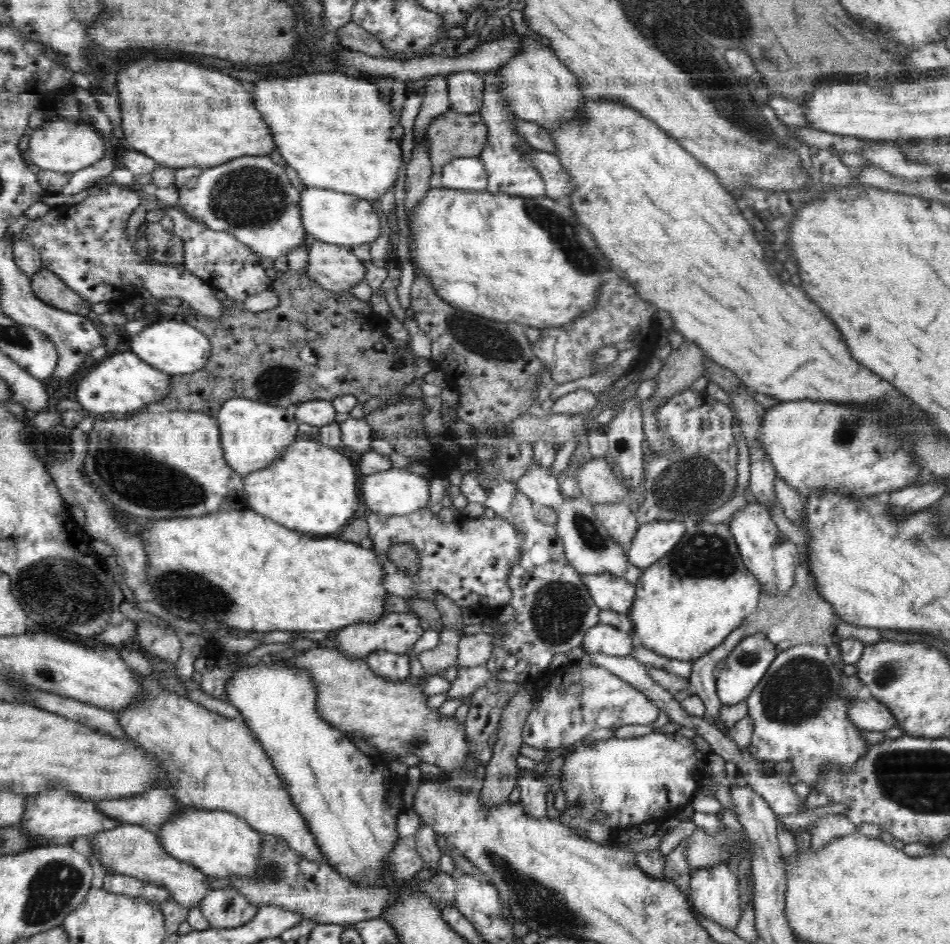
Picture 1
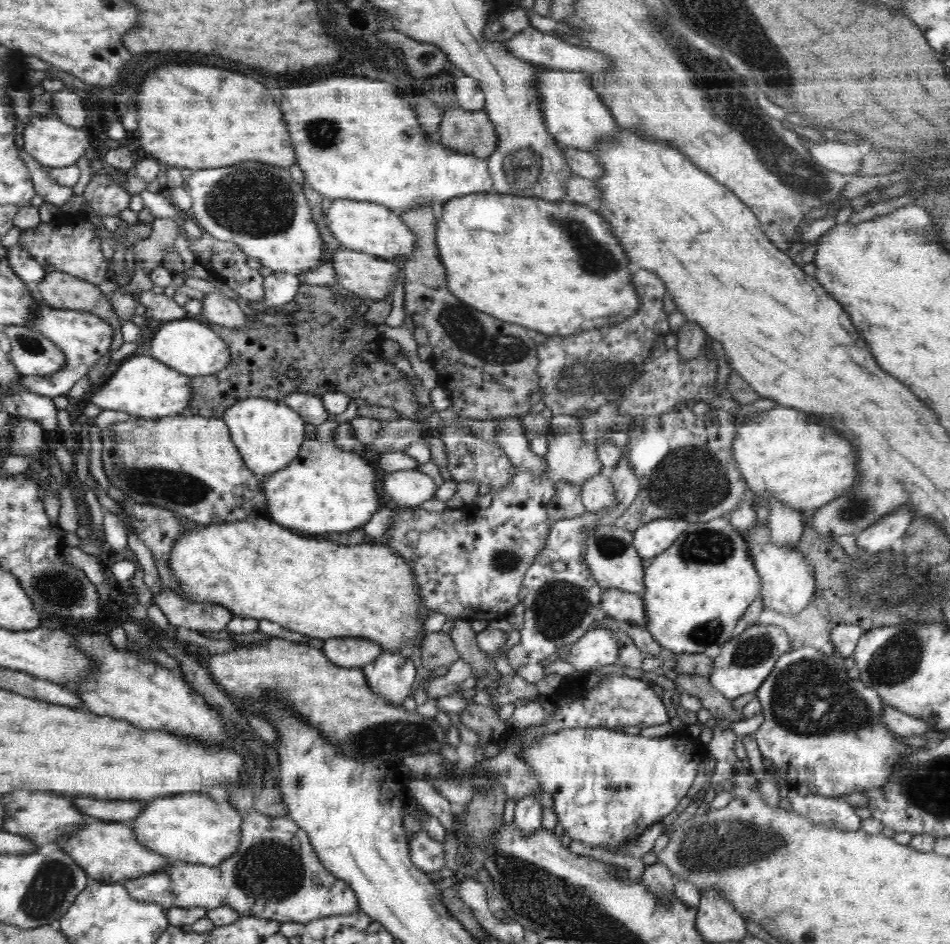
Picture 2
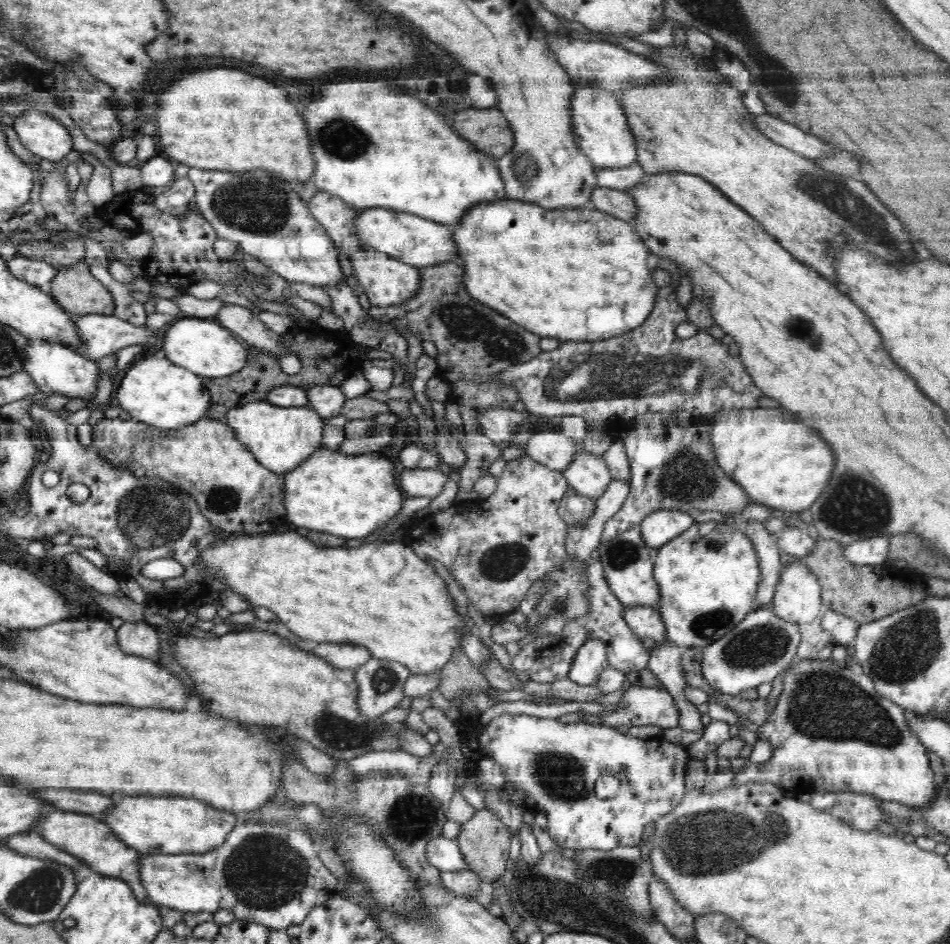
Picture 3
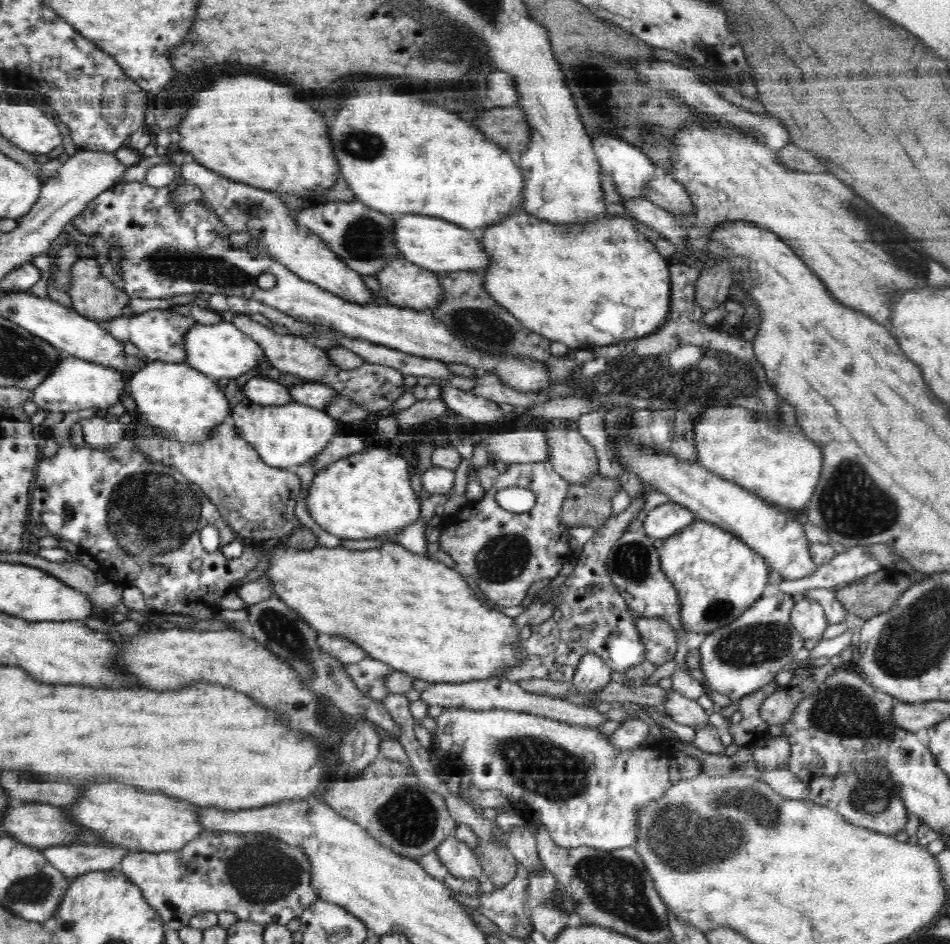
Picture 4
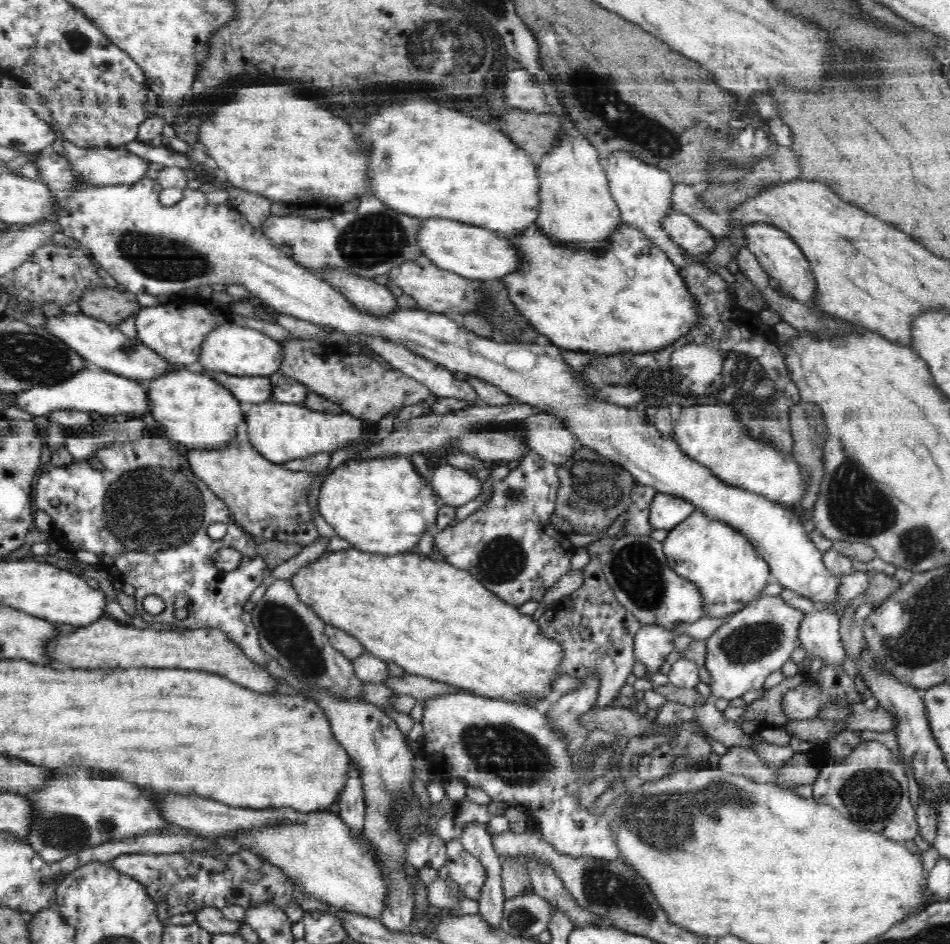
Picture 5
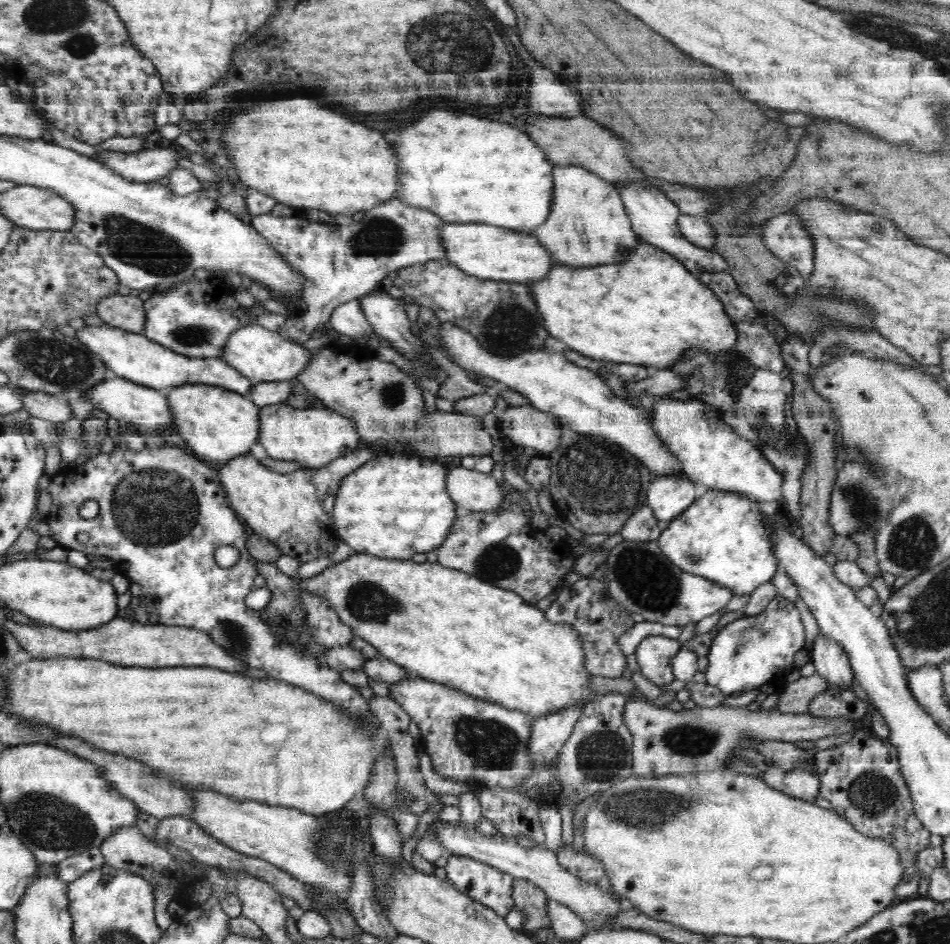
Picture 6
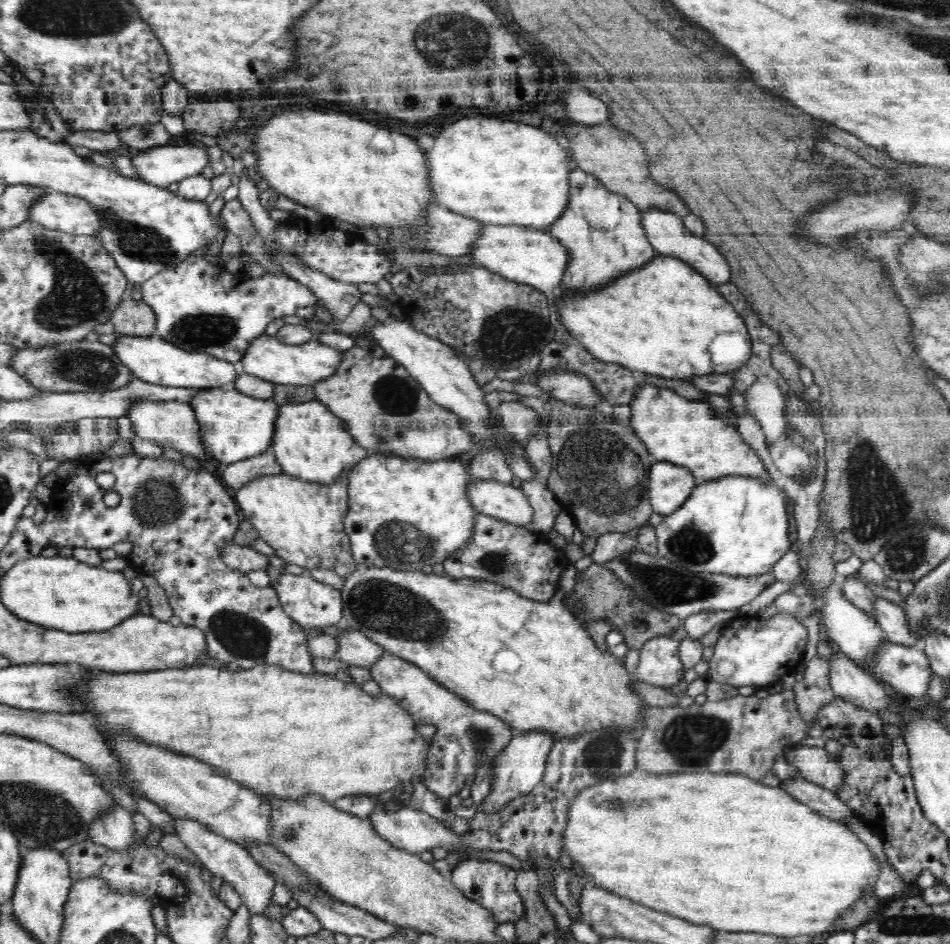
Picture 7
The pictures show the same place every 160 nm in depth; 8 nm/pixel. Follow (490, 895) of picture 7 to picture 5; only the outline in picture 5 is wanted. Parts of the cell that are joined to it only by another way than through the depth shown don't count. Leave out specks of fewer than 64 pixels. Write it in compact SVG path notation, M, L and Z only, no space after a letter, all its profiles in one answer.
M459 838L445 843L446 868L452 881L459 885L461 892L472 900L480 900L488 880L488 871L473 854L464 848Z

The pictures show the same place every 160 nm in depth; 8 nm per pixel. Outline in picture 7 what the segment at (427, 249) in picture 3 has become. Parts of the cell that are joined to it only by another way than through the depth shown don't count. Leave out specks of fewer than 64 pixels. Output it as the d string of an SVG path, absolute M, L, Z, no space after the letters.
M489 225L469 253L476 267L487 268L511 281L537 287L547 296L551 306L556 306L555 291L570 261L570 250L553 235L532 227Z

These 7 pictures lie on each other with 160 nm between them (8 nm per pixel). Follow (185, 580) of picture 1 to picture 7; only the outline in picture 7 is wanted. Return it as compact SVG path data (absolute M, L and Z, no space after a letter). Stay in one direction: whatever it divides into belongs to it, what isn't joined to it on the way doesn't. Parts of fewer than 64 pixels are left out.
M570 564L562 572L560 588L550 601L537 602L490 582L446 578L446 574L422 574L422 571L366 569L358 565L343 580L342 621L365 634L382 650L417 665L474 709L498 717L515 732L544 732L556 740L566 740L584 736L588 730L612 726L612 729L628 728L628 734L639 739L646 729L646 706L629 688L635 675L628 674L612 652L603 652L580 618L564 605L565 595L576 584L576 574L575 566Z

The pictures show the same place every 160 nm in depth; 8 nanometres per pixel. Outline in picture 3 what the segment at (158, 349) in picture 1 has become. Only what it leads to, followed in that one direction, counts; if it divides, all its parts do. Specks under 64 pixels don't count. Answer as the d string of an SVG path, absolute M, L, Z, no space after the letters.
M181 318L175 321L165 334L164 351L166 358L176 366L194 371L201 377L228 377L237 373L248 362L248 347L231 330L222 327L213 318Z

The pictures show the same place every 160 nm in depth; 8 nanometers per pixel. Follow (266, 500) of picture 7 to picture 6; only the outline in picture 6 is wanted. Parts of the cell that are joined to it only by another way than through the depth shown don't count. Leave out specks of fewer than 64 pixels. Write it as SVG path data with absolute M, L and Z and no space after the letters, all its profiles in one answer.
M369 447L337 458L322 469L299 468L291 473L280 474L262 465L248 452L221 464L217 473L221 485L225 487L229 505L236 511L247 531L273 542L283 555L306 563L324 552L334 552L336 540L342 541L332 521L341 482L363 463L384 454L384 450L378 454Z

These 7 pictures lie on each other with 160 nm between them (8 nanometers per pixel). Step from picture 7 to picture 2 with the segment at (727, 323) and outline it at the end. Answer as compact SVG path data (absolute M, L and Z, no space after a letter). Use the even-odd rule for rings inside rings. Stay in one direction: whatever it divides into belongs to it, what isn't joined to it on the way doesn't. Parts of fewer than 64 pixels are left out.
M492 191L488 193L476 193L466 197L458 197L450 200L448 204L442 204L442 212L437 218L437 232L435 242L437 250L440 251L440 257L444 261L445 270L448 271L448 287L454 295L462 302L474 306L474 308L484 308L482 312L494 314L494 318L502 318L502 321L520 325L531 330L531 332L541 332L546 335L570 337L576 333L582 333L582 330L588 332L594 329L606 328L606 326L614 326L621 322L628 321L630 316L634 316L638 310L640 300L633 286L628 284L630 272L628 272L628 260L626 254L622 252L624 247L622 244L618 246L612 227L606 221L600 211L597 211L593 206L573 203L570 201L544 201L538 197L519 197L509 194L494 194ZM480 228L480 230L478 230ZM518 252L518 256L522 256L522 260L518 264L514 264L516 260L514 254ZM522 264L522 266L520 266ZM518 276L518 284L514 284L510 278L516 280ZM522 278L522 280L520 280ZM596 318L596 320L594 320Z

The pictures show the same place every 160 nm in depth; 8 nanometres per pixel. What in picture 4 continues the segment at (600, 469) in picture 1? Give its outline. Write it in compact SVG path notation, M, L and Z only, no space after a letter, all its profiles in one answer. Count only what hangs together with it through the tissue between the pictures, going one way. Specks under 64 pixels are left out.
M526 428L504 434L494 434L486 438L490 448L489 460L502 460L506 464L546 462L546 438L542 438L542 429Z

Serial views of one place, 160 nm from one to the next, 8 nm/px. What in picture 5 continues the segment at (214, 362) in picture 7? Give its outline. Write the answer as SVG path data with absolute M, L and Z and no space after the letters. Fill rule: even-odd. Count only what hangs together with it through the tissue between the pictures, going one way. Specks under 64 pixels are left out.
M68 314L46 317L46 323L41 326L44 331L57 335L72 350L81 355L91 367L97 370L116 373L123 377L131 378L143 384L156 380L164 374L170 374L174 370L182 370L184 365L169 362L163 355L144 346L137 337L129 338L121 333L118 328L105 324L100 320L84 314ZM203 369L201 372L212 374L212 378L218 378L216 381L227 388L243 405L262 404L271 400L272 383L269 377L243 377L209 369Z

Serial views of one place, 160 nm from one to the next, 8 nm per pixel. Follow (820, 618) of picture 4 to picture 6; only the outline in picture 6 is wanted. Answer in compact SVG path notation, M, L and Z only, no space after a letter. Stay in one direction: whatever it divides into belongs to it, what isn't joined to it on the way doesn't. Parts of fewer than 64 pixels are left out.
M822 632L813 640L811 664L816 667L815 673L828 680L837 688L850 689L856 679L845 650L836 641L830 640Z

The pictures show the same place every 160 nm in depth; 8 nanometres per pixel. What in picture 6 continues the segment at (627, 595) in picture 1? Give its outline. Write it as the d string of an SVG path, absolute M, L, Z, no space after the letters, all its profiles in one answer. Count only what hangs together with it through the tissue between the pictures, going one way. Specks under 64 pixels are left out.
M663 635L644 638L634 652L640 673L659 687L672 682L675 679L673 659L681 648L678 639Z

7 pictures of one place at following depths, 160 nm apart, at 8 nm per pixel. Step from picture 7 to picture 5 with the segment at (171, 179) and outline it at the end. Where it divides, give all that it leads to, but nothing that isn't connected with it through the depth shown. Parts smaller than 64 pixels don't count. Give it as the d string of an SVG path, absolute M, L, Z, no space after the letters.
M64 140L60 147L74 163L77 174L93 186L140 182L148 172L148 160L131 153L124 145L116 148L80 148Z

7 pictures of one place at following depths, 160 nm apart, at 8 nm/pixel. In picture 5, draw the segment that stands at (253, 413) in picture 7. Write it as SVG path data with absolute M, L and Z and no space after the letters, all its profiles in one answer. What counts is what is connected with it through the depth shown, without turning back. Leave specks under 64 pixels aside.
M178 368L145 384L149 386L154 420L163 427L162 436L188 450L216 451L228 448L228 444L238 434L238 426L243 428L246 422L244 405L227 388L204 372L195 373Z

